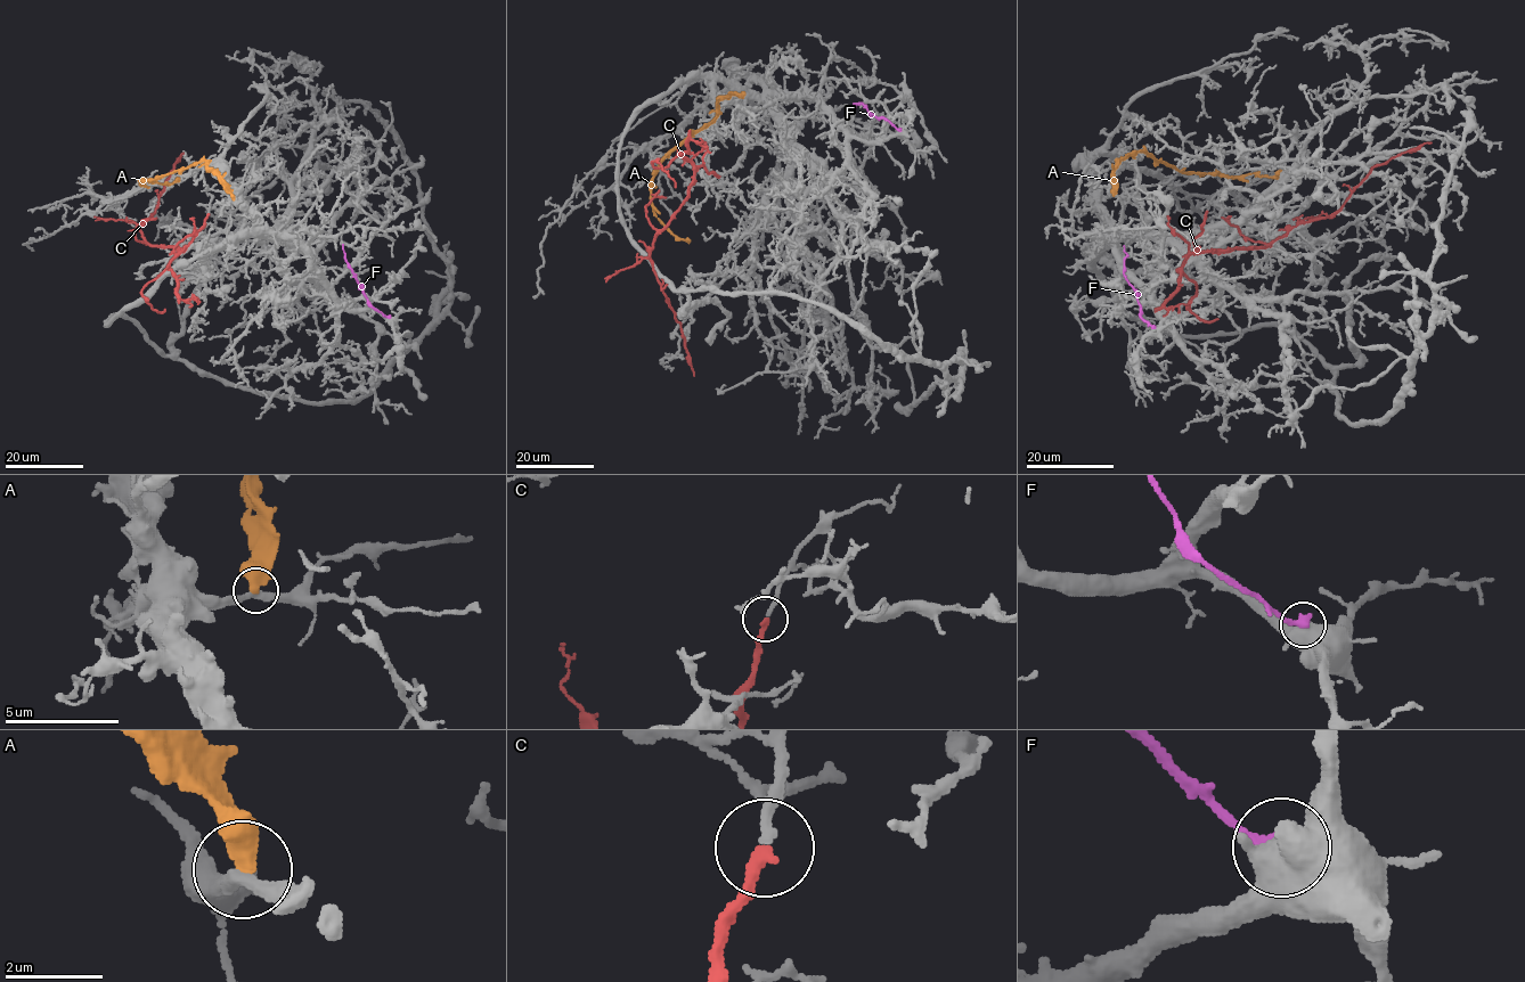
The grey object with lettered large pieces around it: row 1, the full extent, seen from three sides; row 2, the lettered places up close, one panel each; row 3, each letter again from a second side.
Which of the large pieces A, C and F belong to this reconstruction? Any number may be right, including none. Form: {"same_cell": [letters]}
{"same_cell": []}

